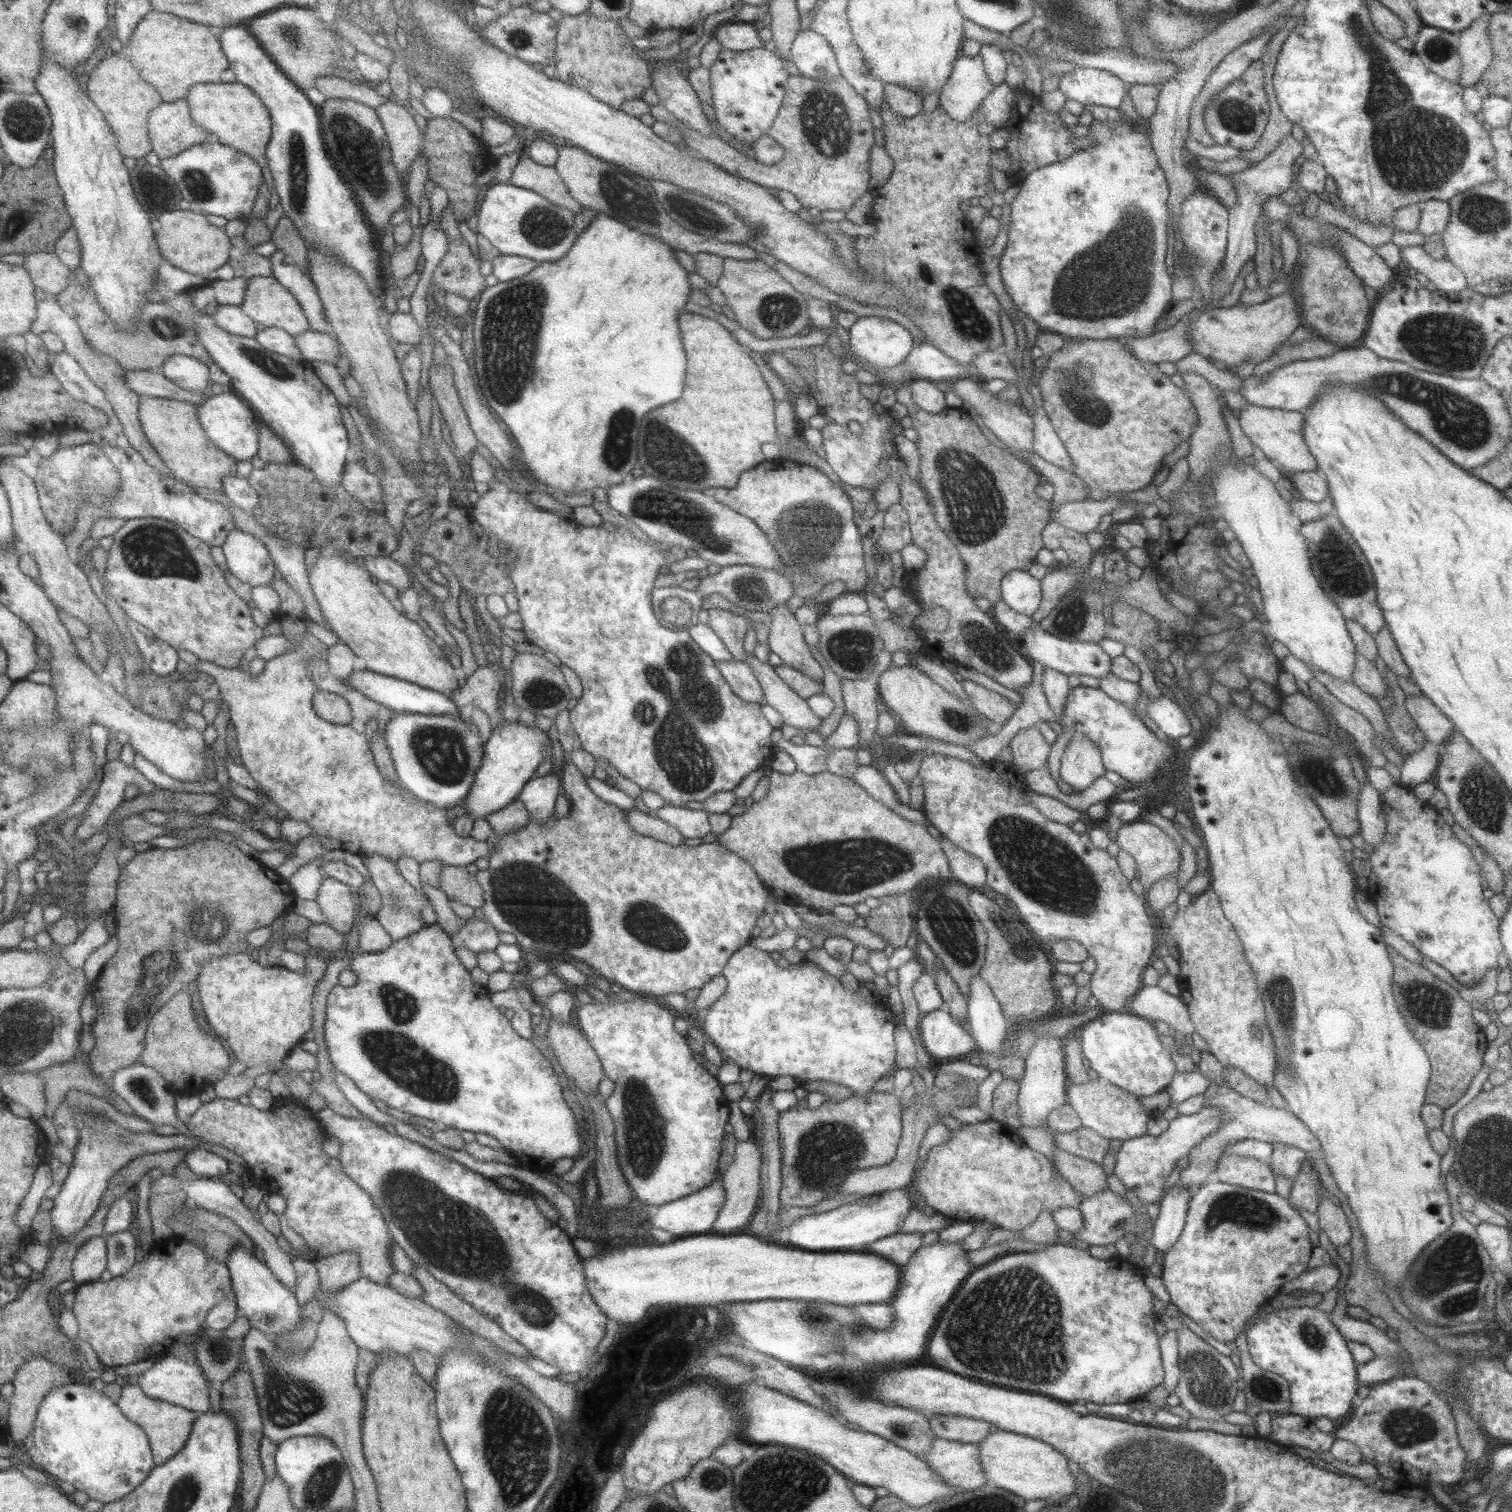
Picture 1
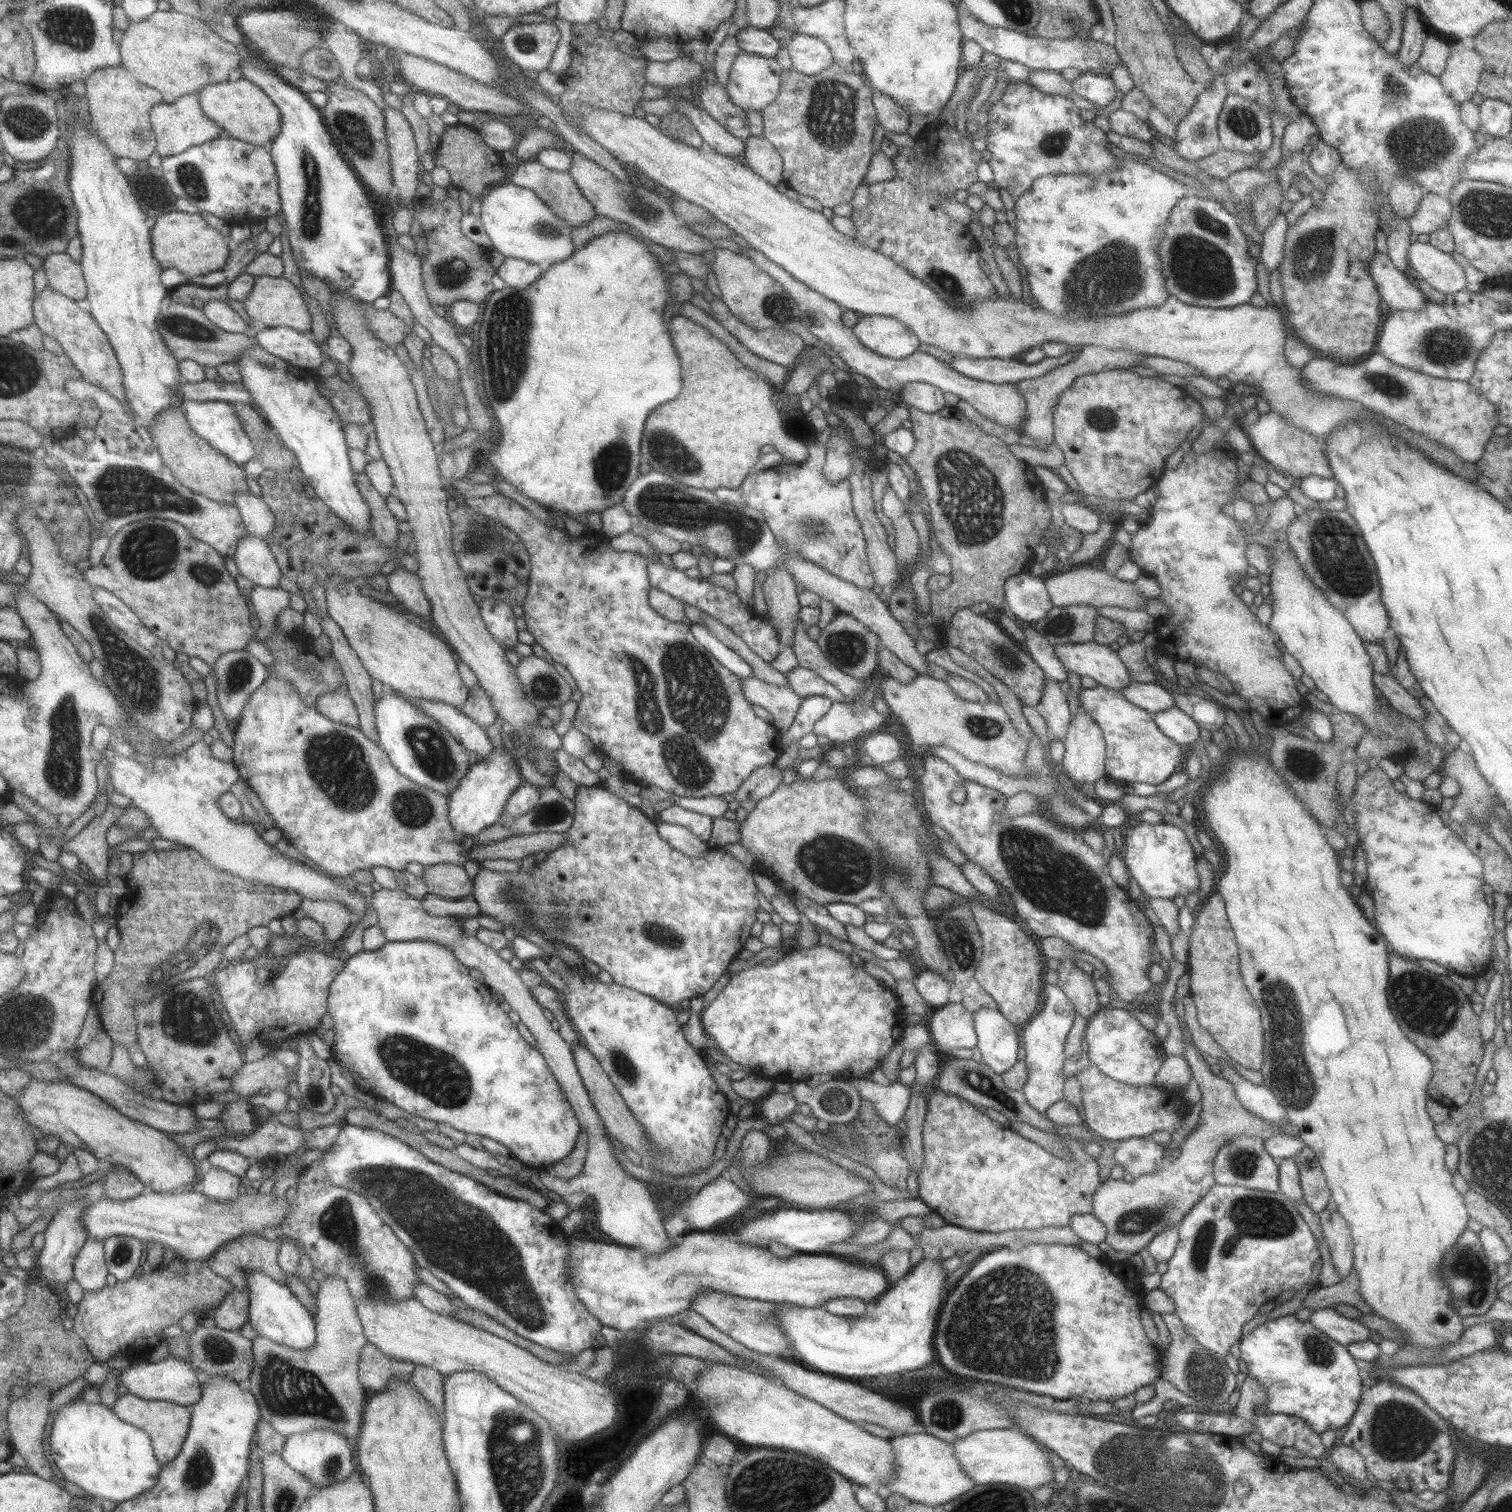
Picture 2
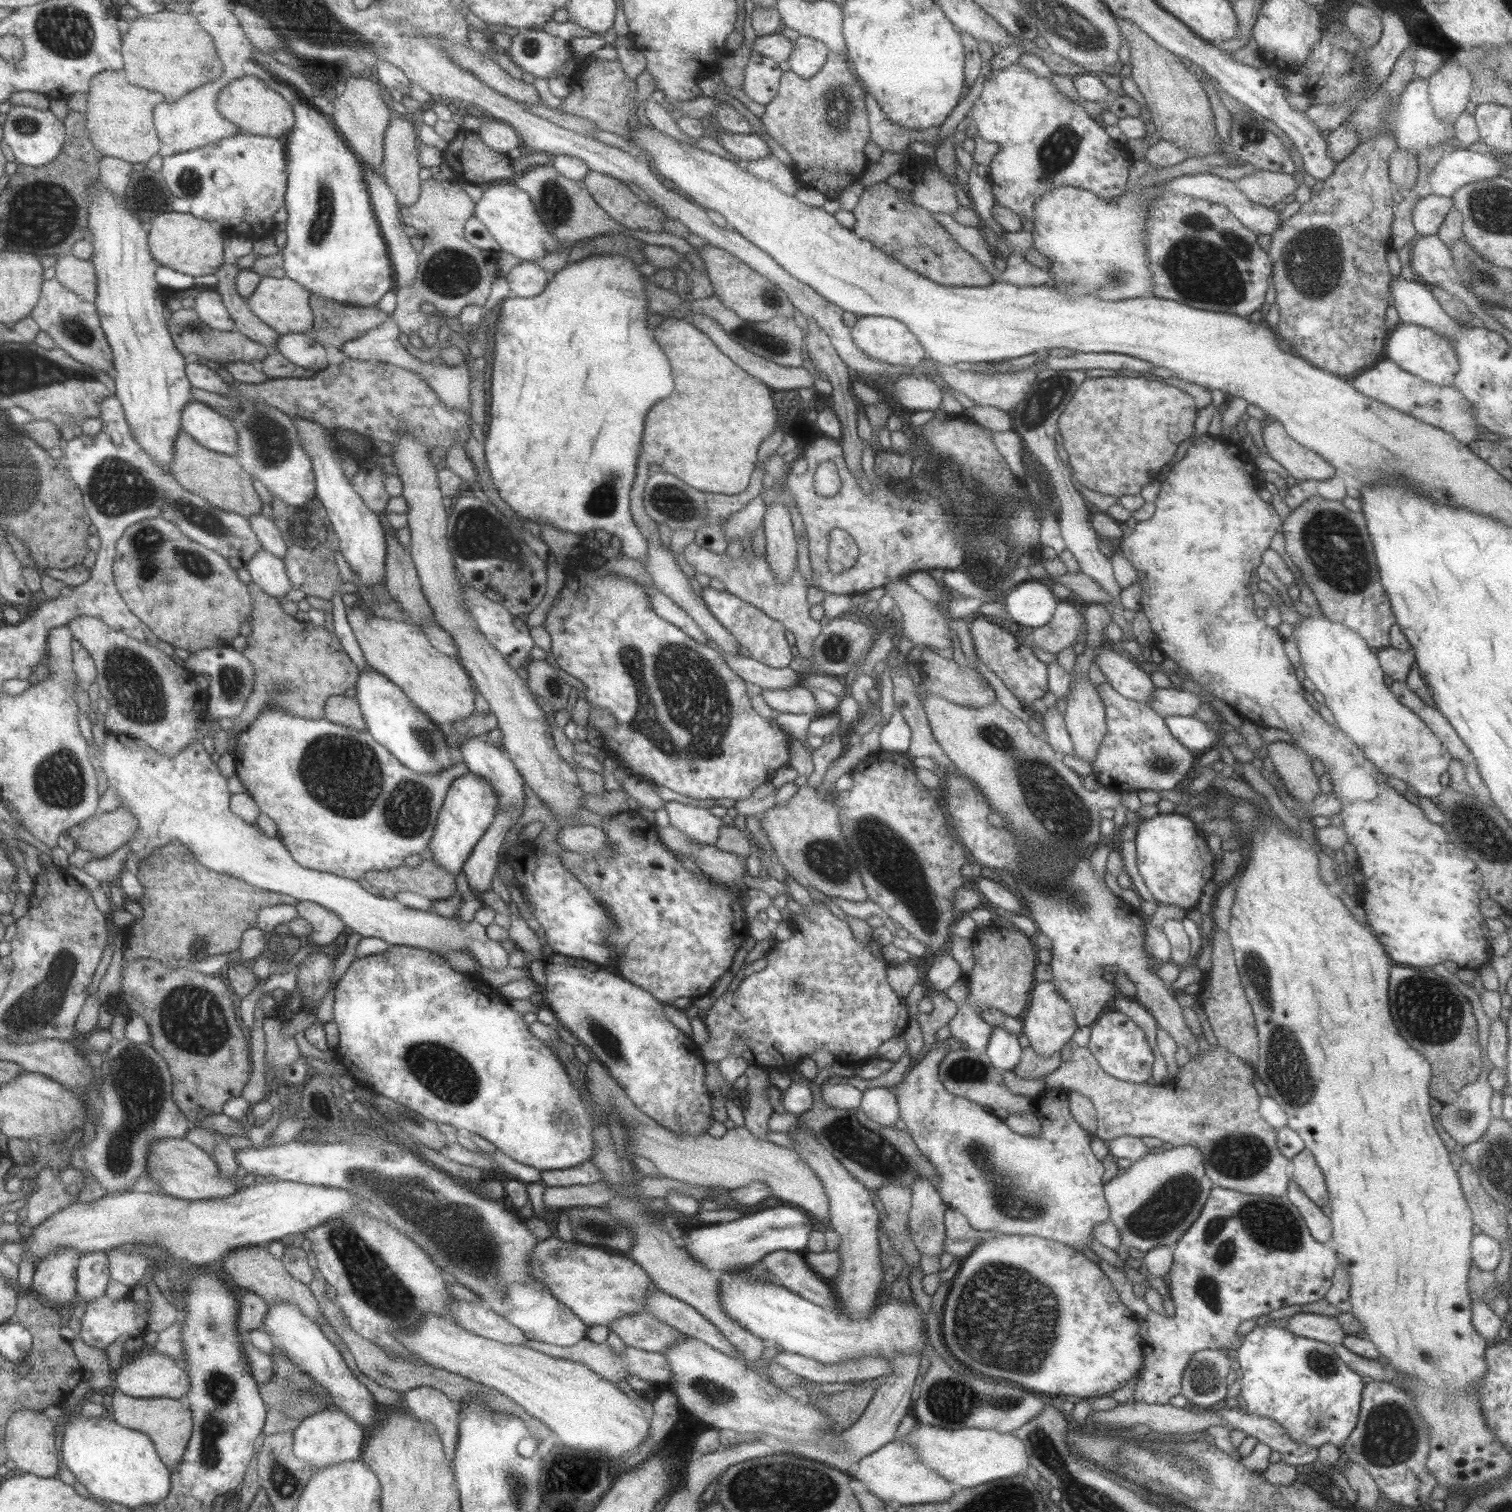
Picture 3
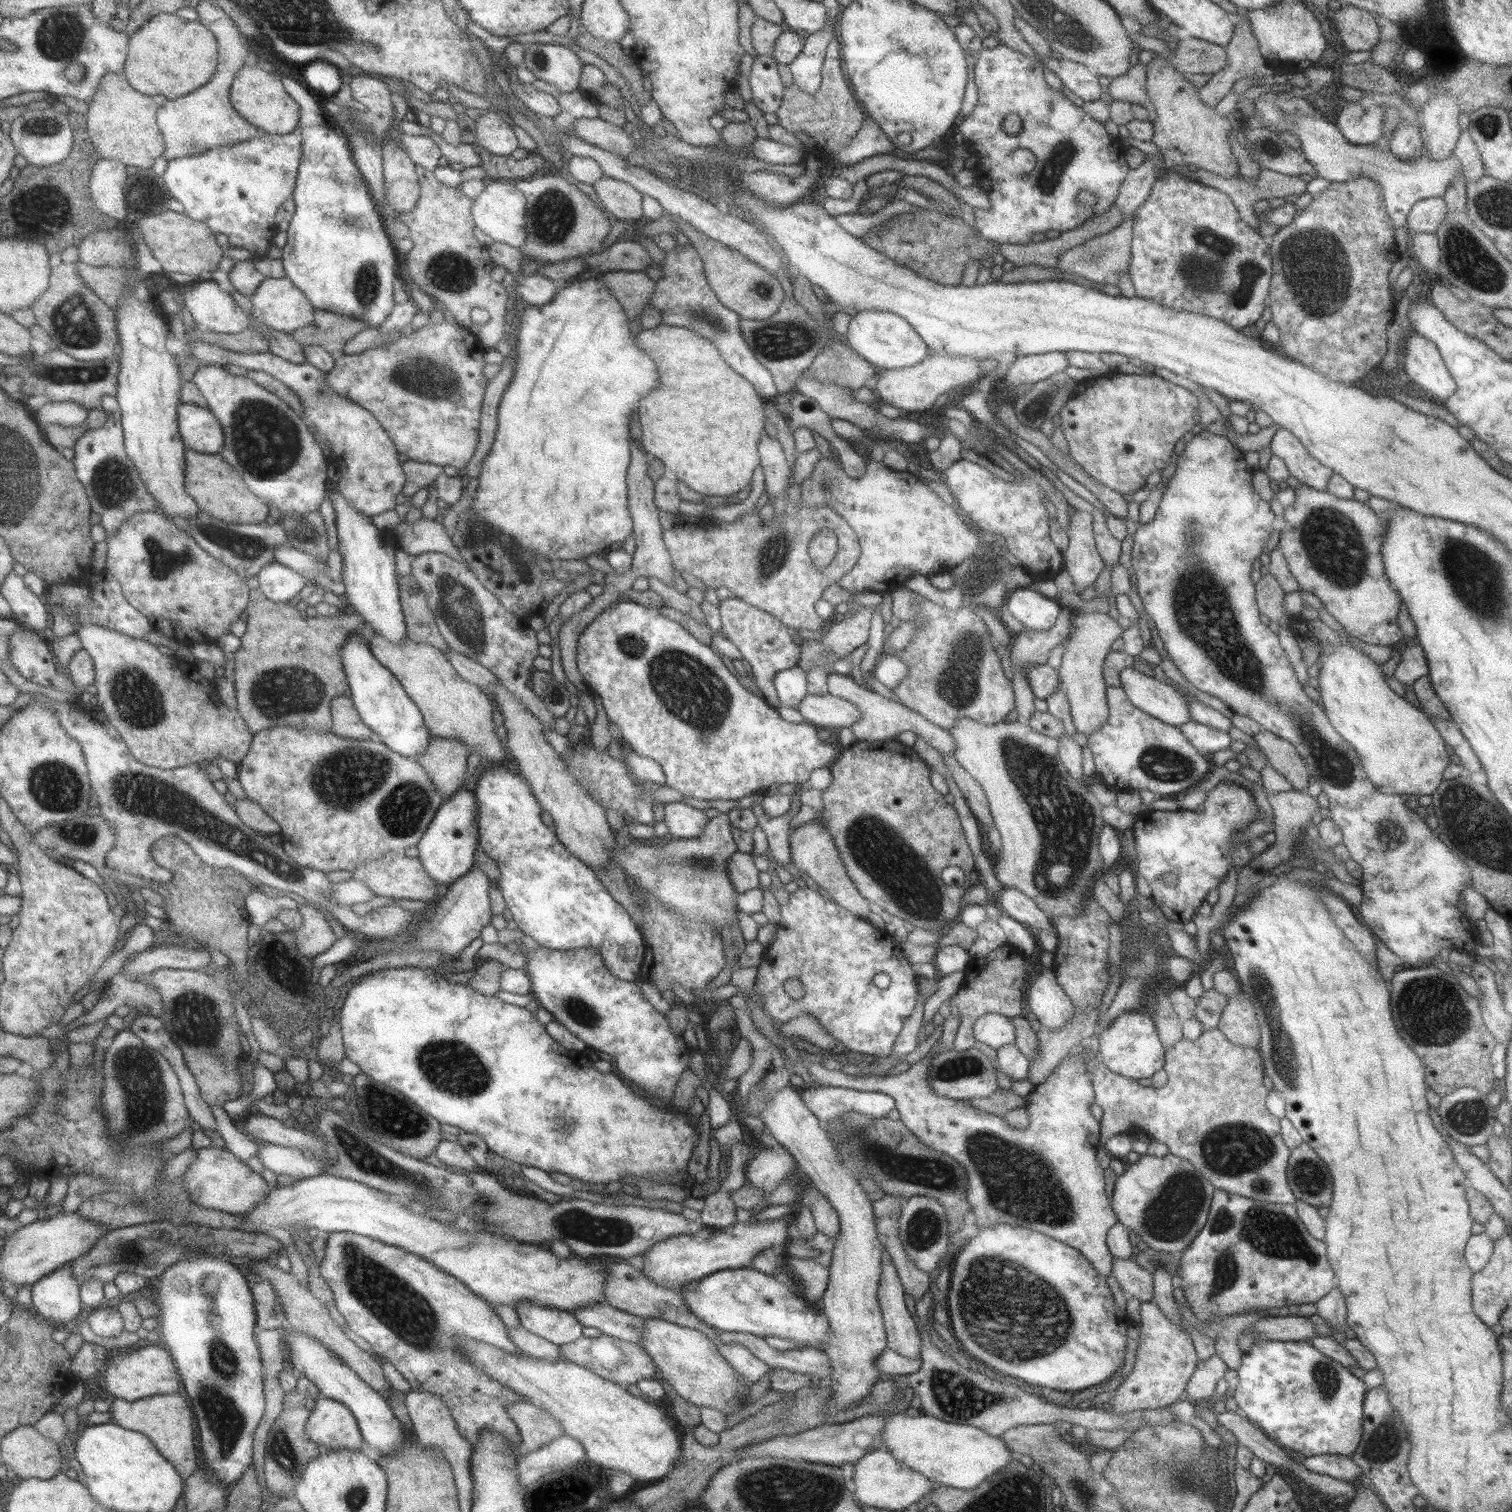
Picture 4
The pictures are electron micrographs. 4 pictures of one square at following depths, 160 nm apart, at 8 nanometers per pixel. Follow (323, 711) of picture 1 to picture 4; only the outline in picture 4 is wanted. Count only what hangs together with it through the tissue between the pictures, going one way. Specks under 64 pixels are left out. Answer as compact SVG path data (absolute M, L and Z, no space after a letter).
M344 695L331 699L330 702L330 731L343 738L379 741L380 738L360 721L353 701Z

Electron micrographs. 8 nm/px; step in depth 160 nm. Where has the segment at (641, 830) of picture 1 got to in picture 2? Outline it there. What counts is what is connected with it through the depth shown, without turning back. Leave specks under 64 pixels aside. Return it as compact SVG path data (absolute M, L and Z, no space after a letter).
M661 820L653 821L661 840L667 842L671 848L678 850L681 854L685 854L689 858L701 858L709 849L705 841L693 836L684 826Z

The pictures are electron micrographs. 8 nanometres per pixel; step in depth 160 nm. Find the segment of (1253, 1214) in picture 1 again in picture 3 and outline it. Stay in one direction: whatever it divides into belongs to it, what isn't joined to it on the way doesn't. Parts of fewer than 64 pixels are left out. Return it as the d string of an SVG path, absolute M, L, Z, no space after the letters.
M1212 1187L1205 1204L1191 1226L1177 1239L1172 1249L1169 1284L1166 1285L1174 1304L1174 1315L1160 1316L1150 1310L1146 1316L1146 1336L1142 1339L1143 1365L1129 1402L1167 1404L1180 1396L1183 1368L1193 1352L1224 1350L1233 1343L1243 1320L1289 1306L1321 1300L1332 1283L1338 1262L1330 1243L1317 1242L1309 1232L1295 1205L1285 1195L1254 1195Z

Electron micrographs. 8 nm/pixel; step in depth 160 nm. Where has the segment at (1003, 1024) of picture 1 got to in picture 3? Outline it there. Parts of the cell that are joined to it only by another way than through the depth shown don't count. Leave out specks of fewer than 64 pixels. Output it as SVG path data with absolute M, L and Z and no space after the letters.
M1000 1026L992 1029L983 1052L990 1058L990 1063L1004 1072L1011 1070L1020 1059L1022 1048L1017 1043L1018 1036L1008 1033Z

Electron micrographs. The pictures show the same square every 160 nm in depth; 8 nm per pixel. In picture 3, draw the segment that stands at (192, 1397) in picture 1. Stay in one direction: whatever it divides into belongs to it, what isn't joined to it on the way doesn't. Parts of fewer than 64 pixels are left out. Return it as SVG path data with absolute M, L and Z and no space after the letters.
M146 1348L139 1358L131 1364L122 1364L121 1368L115 1372L114 1385L115 1390L134 1398L167 1397L185 1400L186 1395L191 1391L192 1378L189 1372L173 1358Z

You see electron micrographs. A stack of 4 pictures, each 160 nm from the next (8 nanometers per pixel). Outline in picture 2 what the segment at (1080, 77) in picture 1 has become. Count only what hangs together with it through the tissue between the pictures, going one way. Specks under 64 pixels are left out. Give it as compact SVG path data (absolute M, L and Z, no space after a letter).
M1082 71L1070 83L1073 92L1095 106L1107 106L1115 100L1115 85L1106 73Z

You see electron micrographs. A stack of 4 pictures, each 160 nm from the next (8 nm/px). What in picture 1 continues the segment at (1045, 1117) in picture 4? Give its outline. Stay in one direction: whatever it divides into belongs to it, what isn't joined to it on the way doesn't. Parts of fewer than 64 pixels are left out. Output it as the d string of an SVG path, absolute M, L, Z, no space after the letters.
M988 1118L974 1125L960 1124L958 1130L949 1133L949 1139L930 1148L926 1160L918 1166L916 1174L913 1175L913 1184L917 1191L912 1189L911 1194L913 1200L917 1200L917 1194L921 1194L925 1205L933 1207L937 1213L951 1217L953 1223L989 1221L1005 1230L1021 1231L1030 1225L1041 1211L1051 1214L1060 1206L1078 1208L1082 1201L1081 1196L1060 1177L1055 1165L1051 1164L1045 1155L1029 1149L1013 1128Z

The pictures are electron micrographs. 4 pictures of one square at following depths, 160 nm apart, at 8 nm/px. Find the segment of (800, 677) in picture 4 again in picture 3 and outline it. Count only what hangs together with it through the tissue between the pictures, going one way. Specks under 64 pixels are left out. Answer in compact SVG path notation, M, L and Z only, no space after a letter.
M711 639L706 640L715 653L721 656L726 665L744 682L756 684L761 689L782 689L792 687L800 682L800 674L791 667L770 667L753 658L749 658L744 652L728 654L720 649Z

